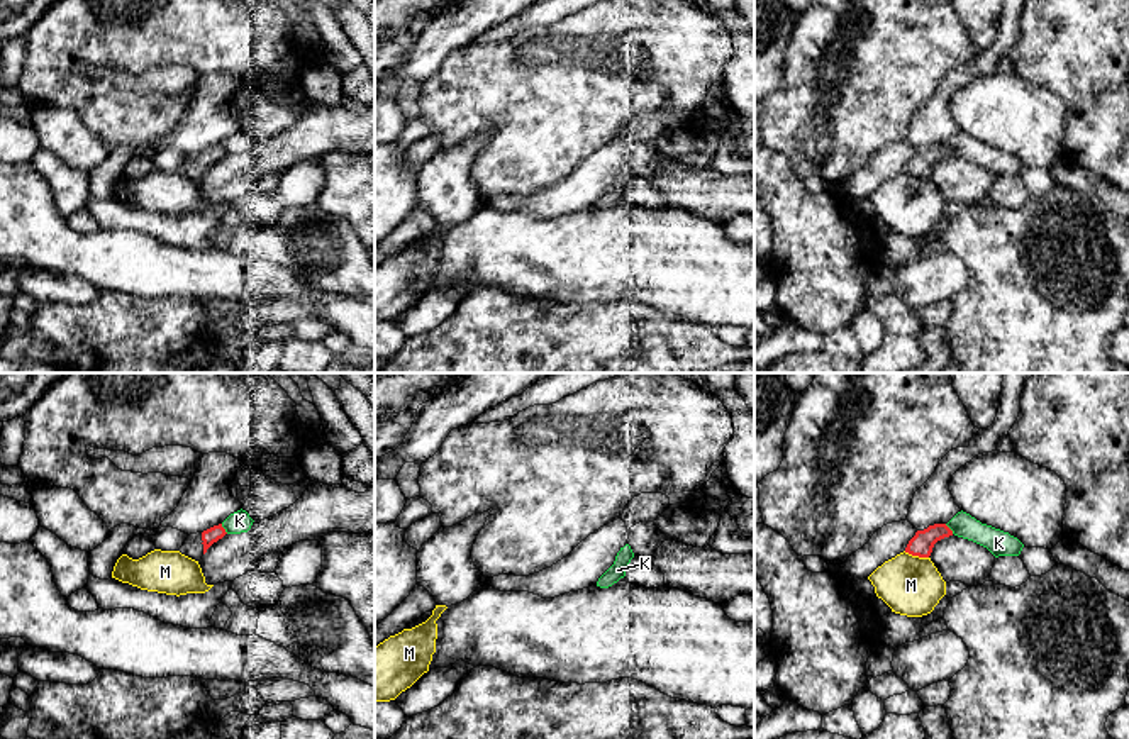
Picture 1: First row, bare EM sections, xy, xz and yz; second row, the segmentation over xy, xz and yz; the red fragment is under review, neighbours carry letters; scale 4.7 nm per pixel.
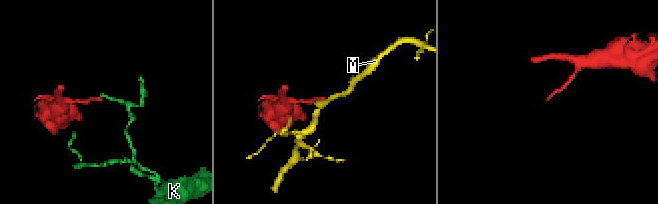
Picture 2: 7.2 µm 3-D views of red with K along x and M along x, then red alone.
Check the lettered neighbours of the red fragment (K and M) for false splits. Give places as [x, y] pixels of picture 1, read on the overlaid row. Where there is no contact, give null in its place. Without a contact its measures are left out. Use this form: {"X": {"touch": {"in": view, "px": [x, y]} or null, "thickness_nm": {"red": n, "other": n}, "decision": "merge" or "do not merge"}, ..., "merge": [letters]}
{"K": {"touch": {"in": "xy", "px": [224, 529]}, "thickness_nm": {"red": 70, "other": 100}, "decision": "do not merge"}, "M": {"touch": {"in": "yz", "px": [916, 555]}, "thickness_nm": {"red": 110, "other": 280}, "decision": "do not merge"}, "merge": []}

